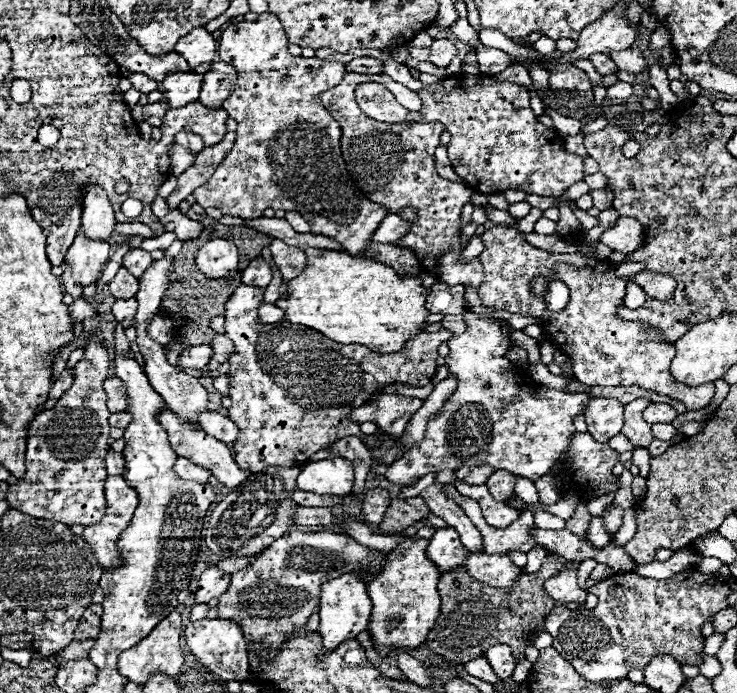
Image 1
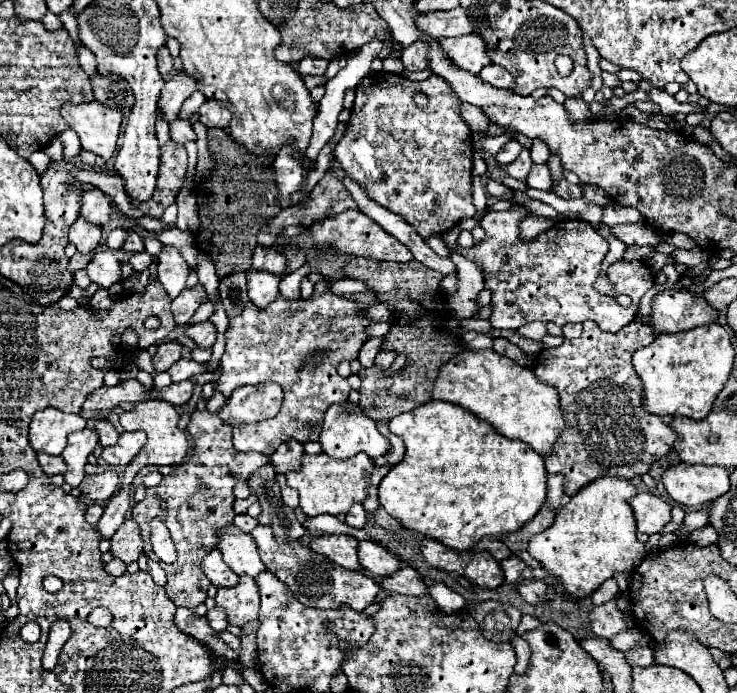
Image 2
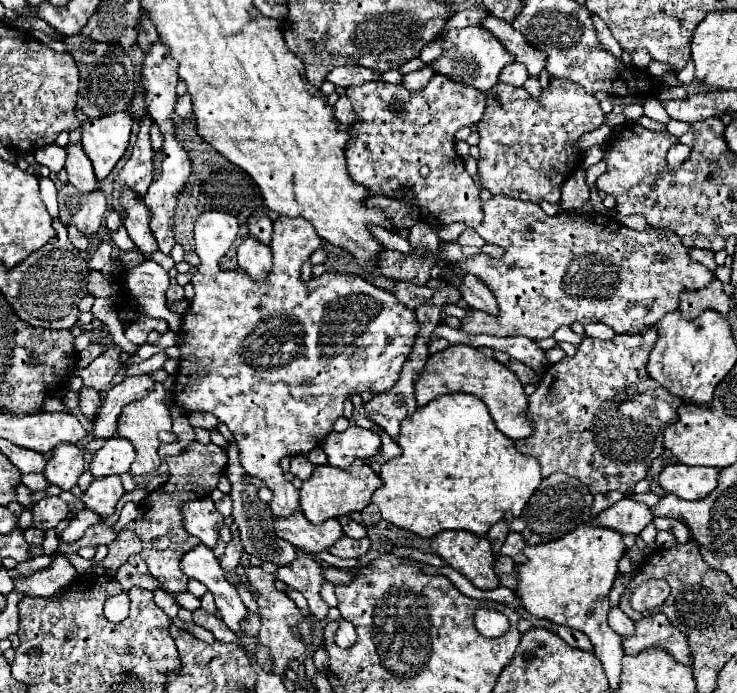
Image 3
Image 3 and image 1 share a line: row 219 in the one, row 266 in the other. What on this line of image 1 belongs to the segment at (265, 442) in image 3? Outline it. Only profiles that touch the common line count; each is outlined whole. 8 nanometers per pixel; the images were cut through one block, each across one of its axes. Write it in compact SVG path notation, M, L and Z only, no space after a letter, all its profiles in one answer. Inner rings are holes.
M214 238L214 240L206 242L196 256L198 268L211 279L225 276L229 271L237 268L238 262L237 247L222 238ZM274 238L272 244L270 244L270 252L272 252L272 258L276 262L276 266L280 268L282 272L282 278L284 278L284 284L286 280L292 280L302 268L304 268L304 262L306 262L306 254L294 246L288 246L286 242Z

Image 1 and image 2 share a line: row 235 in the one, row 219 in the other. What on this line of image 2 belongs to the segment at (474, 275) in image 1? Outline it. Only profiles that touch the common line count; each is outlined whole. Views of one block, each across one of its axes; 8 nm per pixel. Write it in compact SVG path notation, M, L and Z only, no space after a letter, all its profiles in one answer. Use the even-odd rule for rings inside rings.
M379 72L364 78L363 88L363 98L368 100L361 101L360 82L355 88L354 108L346 124L346 132L342 140L334 146L334 156L338 158L342 168L346 168L348 176L358 180L358 184L366 188L368 196L374 198L378 204L382 204L388 210L394 210L398 216L408 220L424 240L448 232L466 216L474 216L476 208L472 204L470 192L472 188L470 128L460 118L456 96L452 88L446 84L446 80L442 80L440 76L430 76L424 82L414 82L398 74ZM420 90L428 96L426 108L418 108L412 100L412 96Z

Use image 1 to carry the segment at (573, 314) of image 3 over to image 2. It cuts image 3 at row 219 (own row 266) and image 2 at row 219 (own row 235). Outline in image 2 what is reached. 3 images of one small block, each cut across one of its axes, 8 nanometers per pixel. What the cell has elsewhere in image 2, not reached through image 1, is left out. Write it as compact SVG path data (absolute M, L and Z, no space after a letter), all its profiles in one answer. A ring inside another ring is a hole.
M514 206L506 212L486 212L480 225L486 232L482 244L472 248L456 248L466 258L482 264L484 284L492 290L494 312L490 324L494 328L516 330L524 322L552 320L558 326L568 322L594 320L606 332L618 332L634 320L640 298L655 284L655 276L646 270L638 260L616 262L608 268L608 280L614 284L616 292L628 294L632 304L628 308L620 306L616 298L608 298L594 290L594 282L600 276L600 262L608 254L609 245L584 220L560 220L548 232L538 234L532 242L522 242L518 224L526 216L526 208Z

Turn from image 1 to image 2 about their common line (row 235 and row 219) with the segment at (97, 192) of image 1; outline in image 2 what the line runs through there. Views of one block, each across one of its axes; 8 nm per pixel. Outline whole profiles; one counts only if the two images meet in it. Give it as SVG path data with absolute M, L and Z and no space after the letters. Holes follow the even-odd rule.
M84 192L82 210L80 210L80 216L84 220L104 228L110 222L110 214L112 214L112 208L104 192Z

